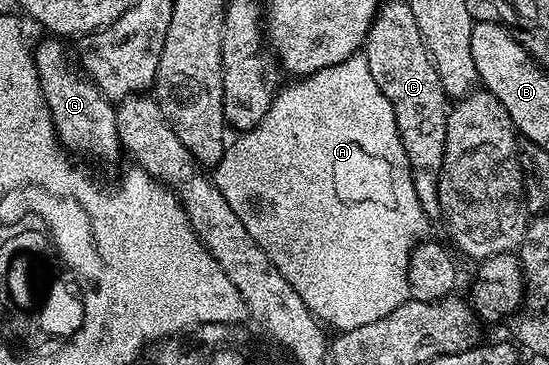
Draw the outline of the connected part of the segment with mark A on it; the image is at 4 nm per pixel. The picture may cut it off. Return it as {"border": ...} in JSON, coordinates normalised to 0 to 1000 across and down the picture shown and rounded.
{"border":[[[663,148],[641,151],[621,173],[543,214],[528,238],[514,236],[497,285],[486,299],[479,332],[472,332],[472,342],[454,359],[437,362],[430,378],[426,392],[419,389],[412,400],[406,430],[386,460],[384,493],[399,529],[412,542],[413,559],[441,600],[457,649],[506,732],[508,748],[519,753],[528,781],[543,797],[576,877],[599,896],[616,896],[612,904],[623,912],[650,901],[658,890],[676,890],[676,879],[690,879],[690,868],[705,868],[705,858],[727,847],[727,836],[734,836],[740,819],[747,816],[745,699],[761,658],[772,647],[767,641],[774,633],[778,592],[756,529],[752,466],[745,458],[745,433],[730,395],[712,277],[705,277],[690,233],[683,233],[683,211],[676,211],[668,189]]]}

